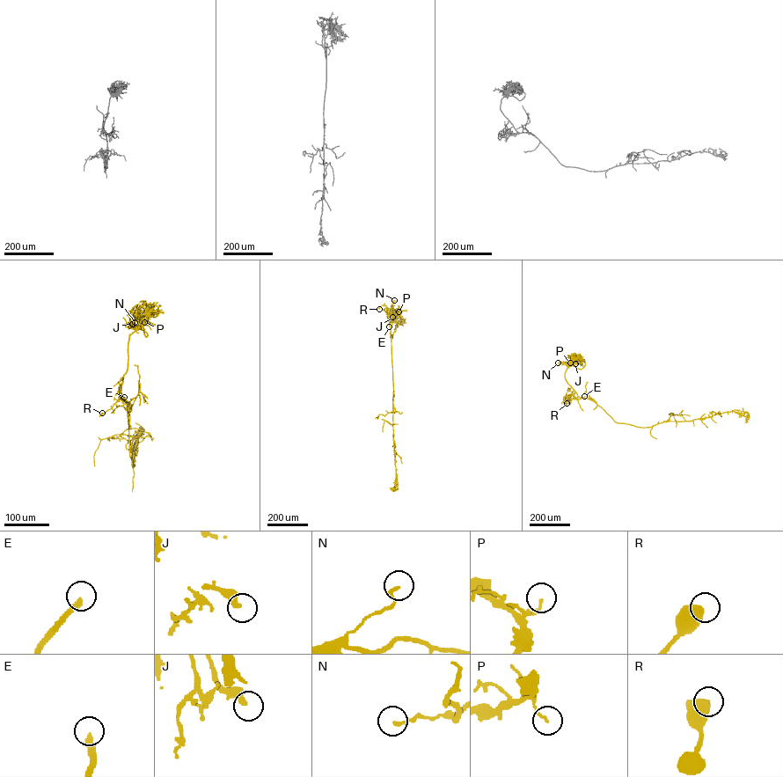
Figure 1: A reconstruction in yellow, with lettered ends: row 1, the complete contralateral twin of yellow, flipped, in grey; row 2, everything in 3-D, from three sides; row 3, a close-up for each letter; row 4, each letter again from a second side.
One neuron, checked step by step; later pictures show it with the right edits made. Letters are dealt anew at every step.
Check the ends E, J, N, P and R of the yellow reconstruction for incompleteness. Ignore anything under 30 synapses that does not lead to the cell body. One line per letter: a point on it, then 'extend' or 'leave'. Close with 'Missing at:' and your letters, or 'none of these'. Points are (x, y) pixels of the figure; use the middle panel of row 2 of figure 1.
E: place (389, 326); extend
J: place (392, 317); leave
N: place (394, 300); leave
P: place (398, 311); leave
R: place (379, 309); leave
Missing at: E

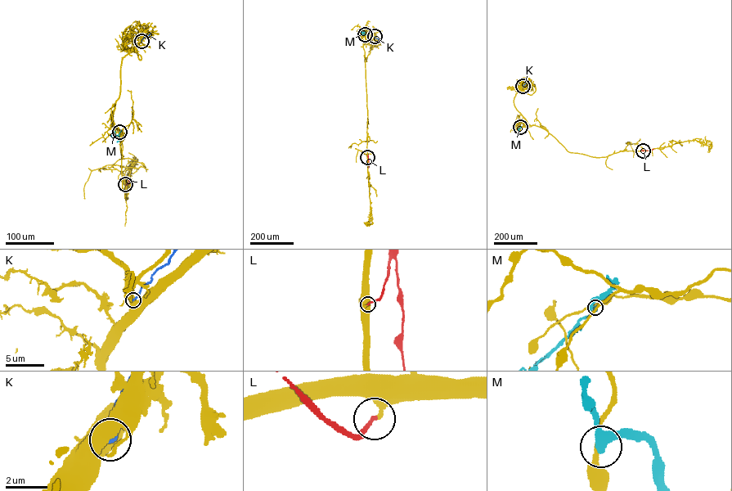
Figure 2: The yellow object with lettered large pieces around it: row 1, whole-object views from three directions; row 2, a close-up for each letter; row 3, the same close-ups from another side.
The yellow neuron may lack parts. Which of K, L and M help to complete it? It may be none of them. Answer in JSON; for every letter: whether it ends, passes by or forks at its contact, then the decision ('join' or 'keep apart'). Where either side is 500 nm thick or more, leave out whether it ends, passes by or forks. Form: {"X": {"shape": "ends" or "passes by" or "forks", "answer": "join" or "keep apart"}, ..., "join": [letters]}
{"K": {"answer": "keep apart"}, "L": {"shape": "ends", "answer": "join"}, "M": {"shape": "ends", "answer": "keep apart"}, "join": ["L"]}

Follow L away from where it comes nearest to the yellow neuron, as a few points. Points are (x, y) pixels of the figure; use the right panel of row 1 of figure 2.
L: (643, 150), (653, 149)

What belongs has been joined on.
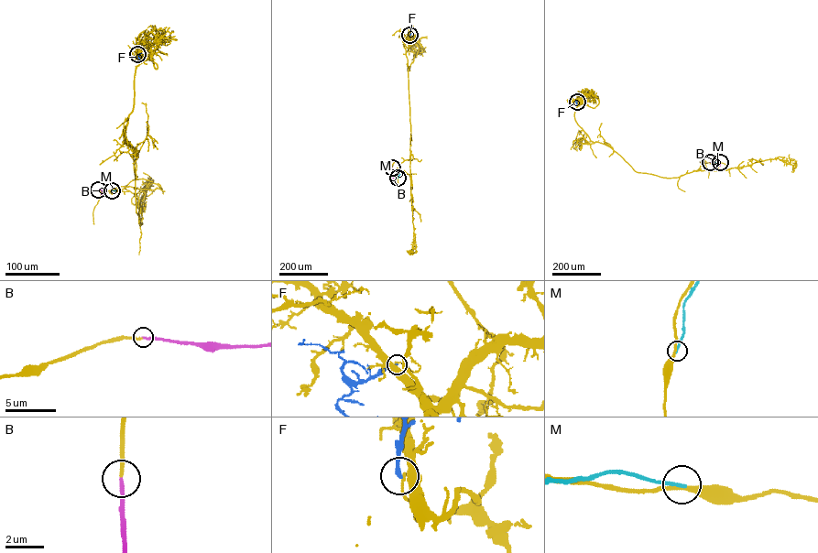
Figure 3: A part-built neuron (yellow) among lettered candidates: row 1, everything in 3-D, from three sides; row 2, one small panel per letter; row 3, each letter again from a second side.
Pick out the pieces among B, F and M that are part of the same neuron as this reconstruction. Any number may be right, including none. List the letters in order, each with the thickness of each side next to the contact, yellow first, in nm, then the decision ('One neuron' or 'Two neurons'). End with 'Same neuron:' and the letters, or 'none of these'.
B: Thickness 190 nm (yellow) against 180 nm. One neuron
F: Thickness 120 nm (yellow) against 240 nm. Two neurons
M: Thickness 220 nm (yellow) against 170 nm. Two neurons
Same neuron: B

